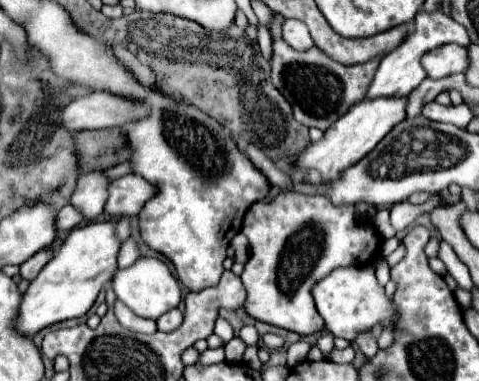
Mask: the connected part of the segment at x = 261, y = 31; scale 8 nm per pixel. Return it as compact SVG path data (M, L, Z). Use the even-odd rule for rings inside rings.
M263 24L257 26L257 44L259 44L265 60L269 60L271 58L271 34Z

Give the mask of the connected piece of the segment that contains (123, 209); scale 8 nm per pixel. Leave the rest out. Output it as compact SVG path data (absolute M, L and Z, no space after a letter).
M127 174L123 178L109 182L107 194L109 196L105 202L105 212L109 216L115 216L115 218L137 216L143 204L147 202L147 198L153 196L153 188L141 176Z

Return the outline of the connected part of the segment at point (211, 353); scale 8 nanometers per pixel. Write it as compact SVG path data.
M217 348L217 350L205 350L201 356L199 356L199 360L197 360L197 364L213 364L213 362L221 362L221 360L225 360L225 354L223 354L223 348Z

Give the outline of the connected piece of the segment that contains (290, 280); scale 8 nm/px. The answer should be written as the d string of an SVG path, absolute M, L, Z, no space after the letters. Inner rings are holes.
M283 192L277 194L271 202L255 202L245 214L241 232L249 240L249 260L241 274L241 280L247 290L247 314L255 320L297 332L301 336L309 336L325 328L325 320L317 314L311 286L315 286L335 268L359 264L365 266L377 262L381 250L381 236L377 236L373 224L359 218L355 206L333 206L329 198L307 196L299 192Z

